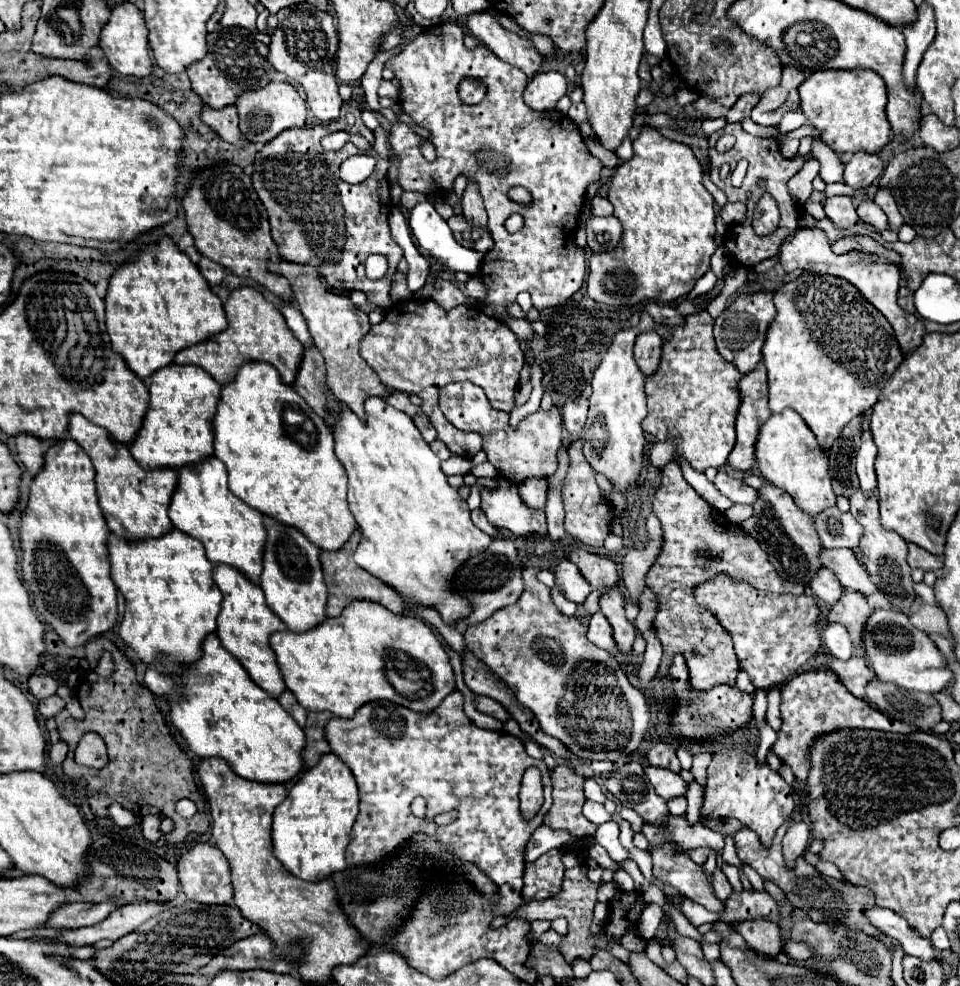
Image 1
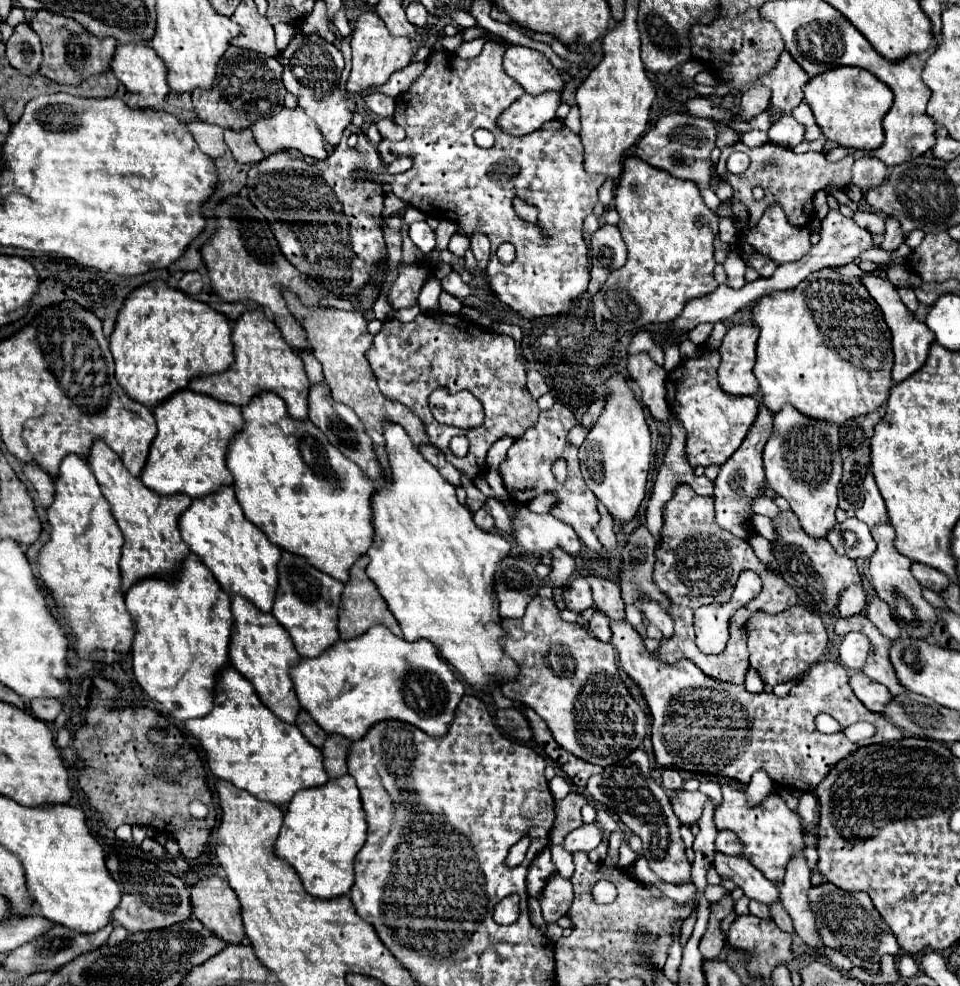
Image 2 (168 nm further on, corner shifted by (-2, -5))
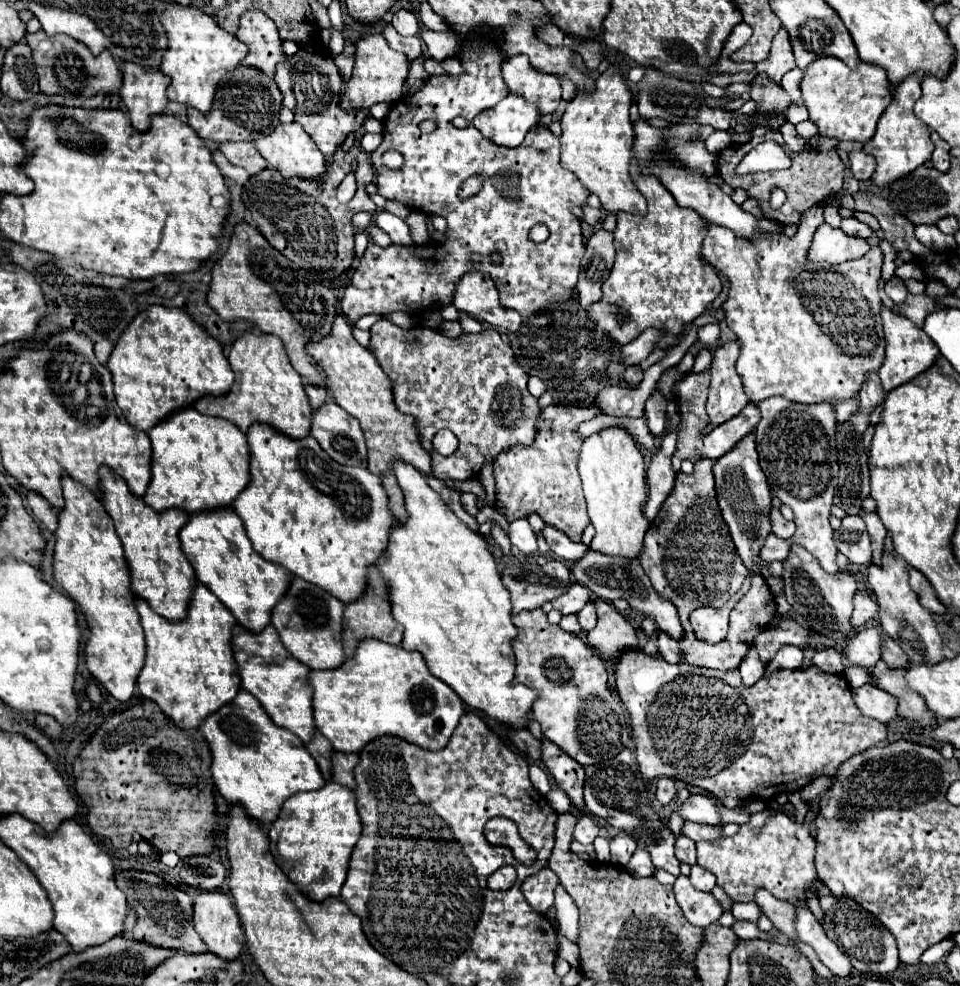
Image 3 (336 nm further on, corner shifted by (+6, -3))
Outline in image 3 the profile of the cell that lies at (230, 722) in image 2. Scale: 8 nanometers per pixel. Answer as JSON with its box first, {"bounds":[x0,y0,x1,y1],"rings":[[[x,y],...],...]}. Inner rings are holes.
{"bounds":[199,689,325,823],"rings":[[[239,689],[231,703],[205,717],[199,731],[211,749],[211,775],[215,787],[227,803],[243,803],[247,813],[259,823],[275,821],[283,801],[293,793],[313,791],[325,785],[305,743],[287,729],[277,727],[265,709],[261,709],[261,703],[245,689]]]}

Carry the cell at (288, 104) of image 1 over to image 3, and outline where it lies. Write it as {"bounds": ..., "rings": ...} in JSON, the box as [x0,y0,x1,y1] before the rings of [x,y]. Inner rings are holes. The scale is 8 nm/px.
{"bounds":[255,121,327,179],"rings":[[[297,121],[279,123],[273,133],[255,139],[255,147],[265,157],[269,167],[281,171],[285,177],[295,175],[295,177],[303,177],[303,179],[313,179],[313,177],[319,177],[325,171],[325,165],[327,165],[325,155],[317,149],[313,139],[305,133],[305,129]]]}

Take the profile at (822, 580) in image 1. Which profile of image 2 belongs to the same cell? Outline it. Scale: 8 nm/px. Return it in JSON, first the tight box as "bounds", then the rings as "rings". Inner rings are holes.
{"bounds":[839,585,867,617],"rings":[[[853,585],[853,587],[847,587],[839,599],[839,615],[841,617],[853,617],[853,615],[859,615],[863,613],[867,607],[867,595],[863,591],[861,585]]]}

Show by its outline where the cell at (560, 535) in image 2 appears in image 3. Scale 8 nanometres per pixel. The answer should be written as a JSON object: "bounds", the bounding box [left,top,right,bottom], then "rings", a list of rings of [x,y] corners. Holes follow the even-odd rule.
{"bounds":[543,525,587,561],"rings":[[[545,525],[543,535],[545,541],[549,543],[549,549],[563,561],[579,561],[587,553],[587,545],[571,541],[563,531],[553,529],[551,525]]]}

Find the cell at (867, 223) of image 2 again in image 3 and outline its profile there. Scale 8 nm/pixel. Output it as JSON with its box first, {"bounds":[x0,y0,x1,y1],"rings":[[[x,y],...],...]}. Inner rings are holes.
{"bounds":[841,217,873,239],"rings":[[[855,217],[843,219],[843,221],[841,221],[841,229],[843,229],[845,233],[849,233],[849,235],[863,237],[863,239],[867,239],[867,237],[871,237],[871,235],[873,235],[873,229],[871,229],[869,225],[865,225],[863,221],[855,219]]]}

